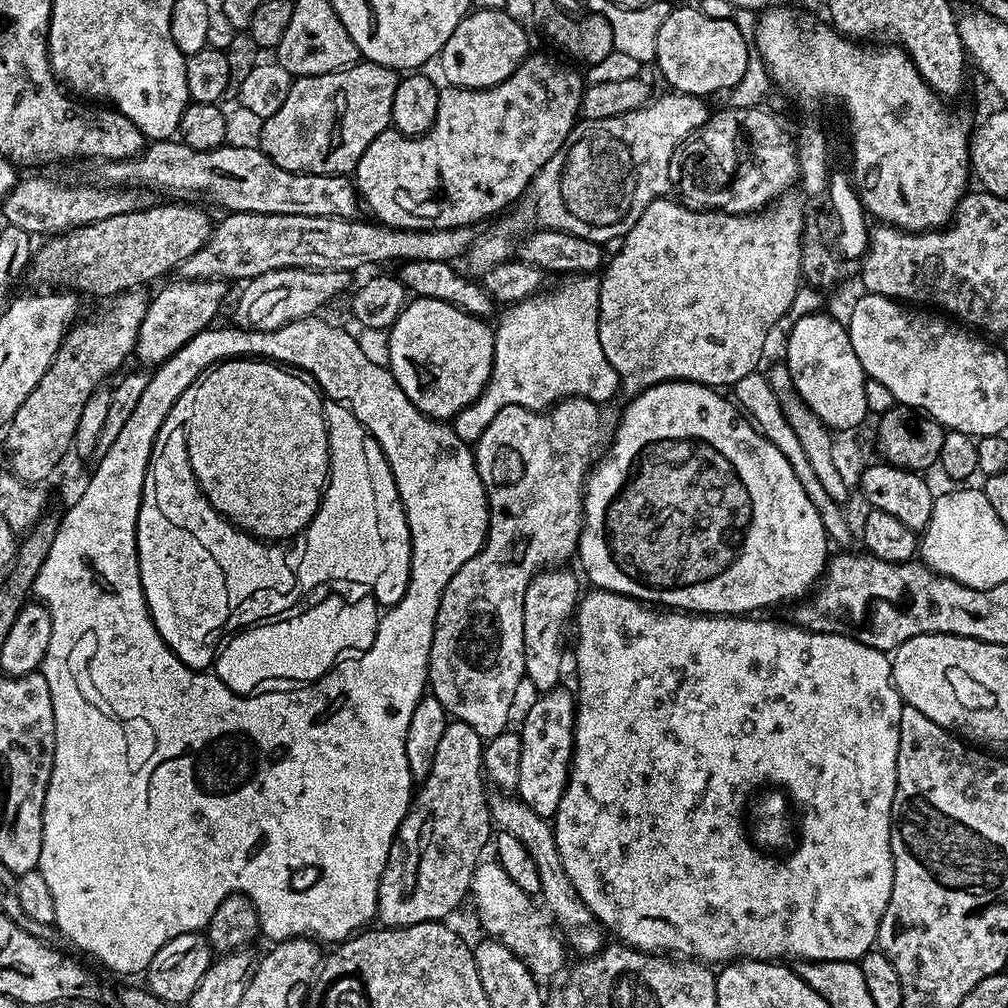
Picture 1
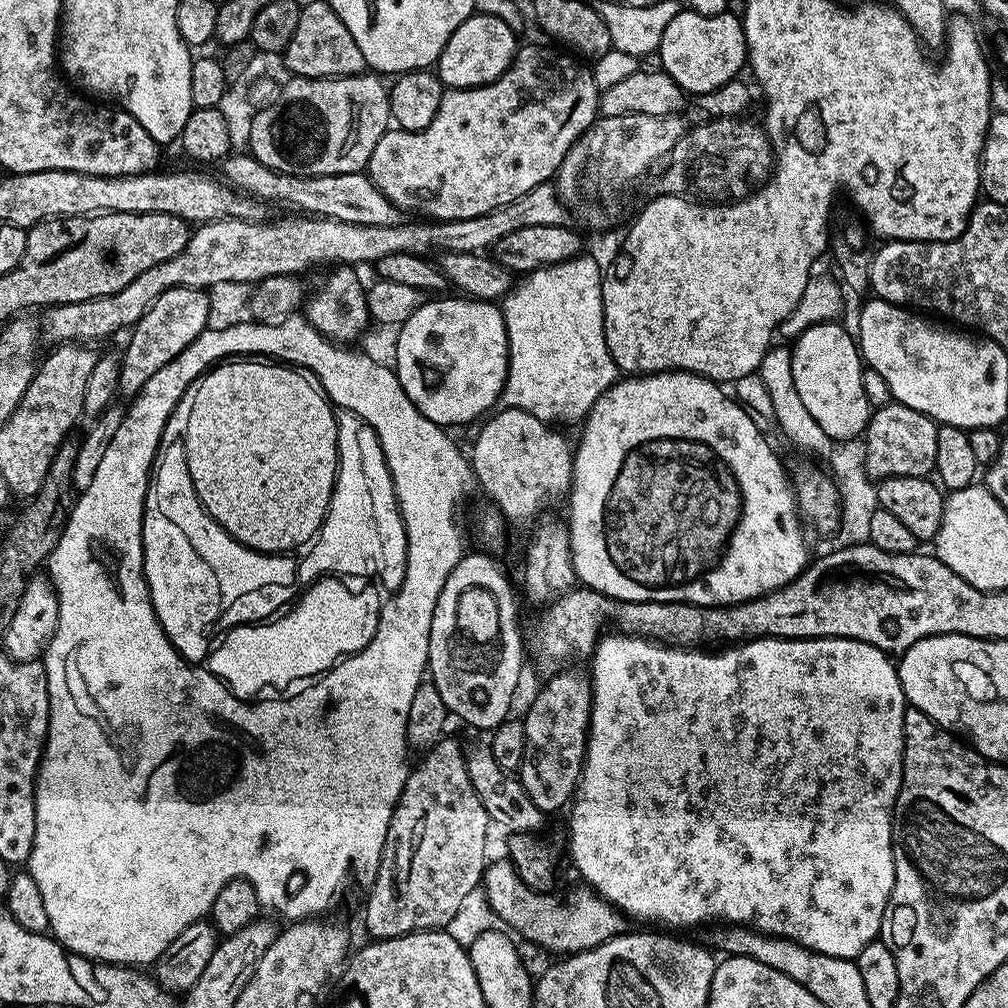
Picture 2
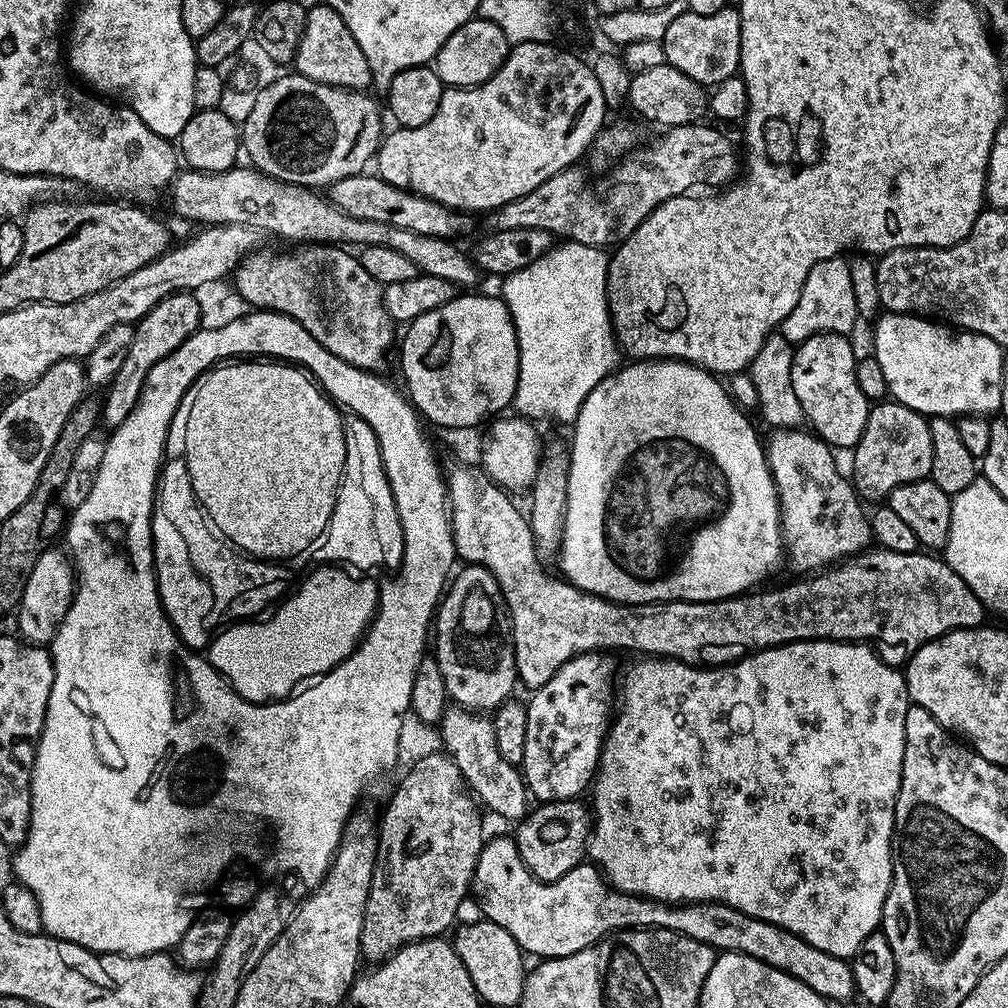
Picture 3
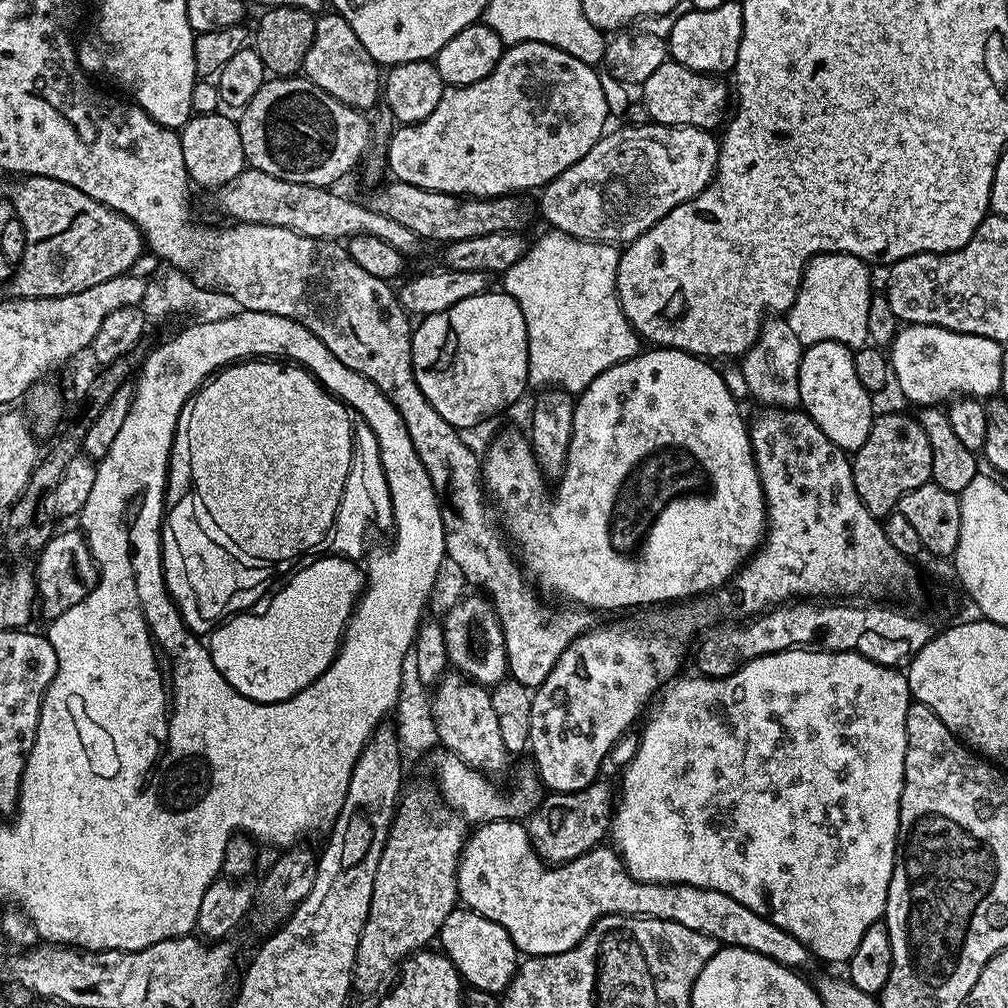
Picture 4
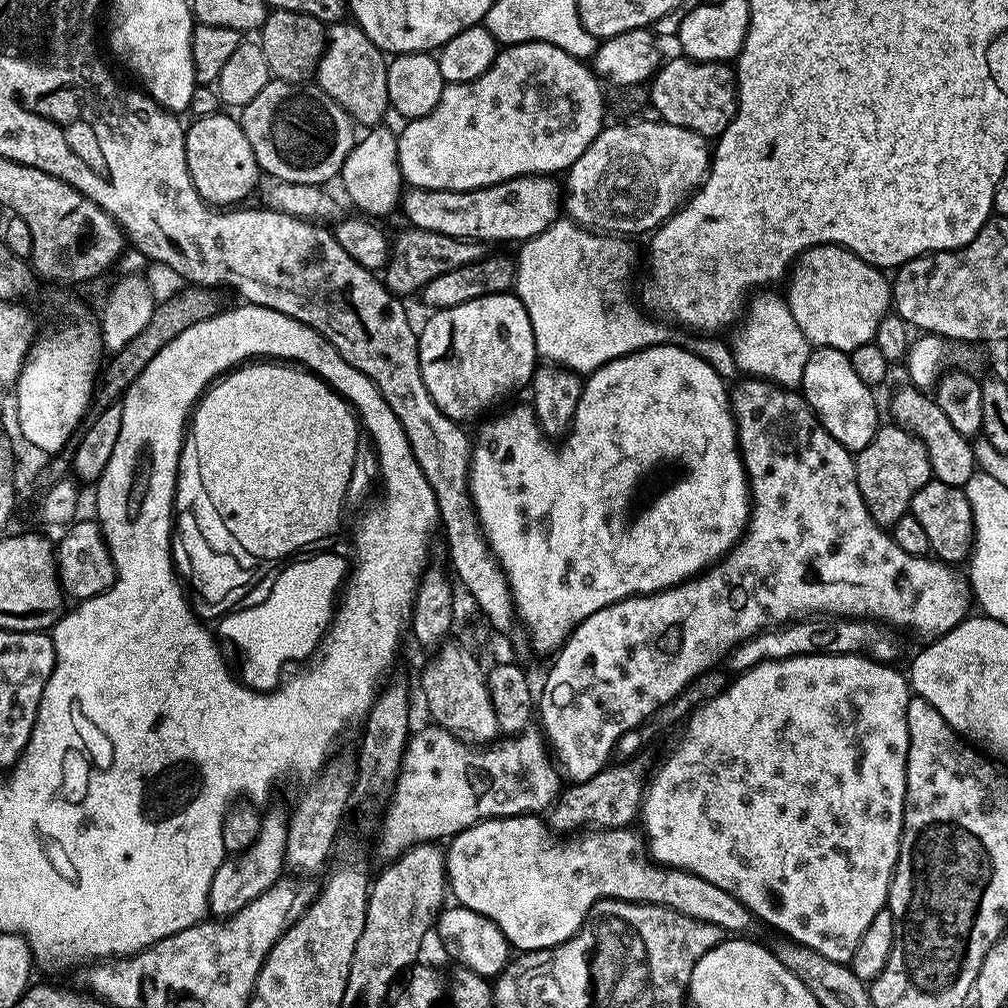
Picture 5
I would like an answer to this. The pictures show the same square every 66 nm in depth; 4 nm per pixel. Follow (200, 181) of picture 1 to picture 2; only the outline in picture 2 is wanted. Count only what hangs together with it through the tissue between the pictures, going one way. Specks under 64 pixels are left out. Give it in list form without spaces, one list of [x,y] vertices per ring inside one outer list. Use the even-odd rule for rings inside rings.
[[[229,154],[219,165],[219,175],[224,183],[233,188],[255,196],[269,205],[280,203],[288,208],[298,208],[298,212],[323,218],[341,220],[358,226],[394,226],[405,223],[405,213],[364,172],[350,174],[326,174],[325,176],[291,176],[285,172],[270,170],[262,166],[251,154]]]

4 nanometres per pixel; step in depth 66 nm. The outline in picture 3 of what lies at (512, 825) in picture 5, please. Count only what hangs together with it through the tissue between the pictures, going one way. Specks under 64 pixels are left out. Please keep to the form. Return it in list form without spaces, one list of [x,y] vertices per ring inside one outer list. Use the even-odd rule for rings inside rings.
[[[511,835],[496,836],[485,843],[480,851],[480,857],[476,863],[476,873],[472,875],[471,891],[476,892],[476,900],[480,903],[483,919],[493,920],[502,930],[510,930],[514,942],[529,957],[555,958],[569,956],[583,948],[589,948],[591,944],[597,944],[603,936],[607,936],[617,930],[625,928],[665,928],[674,930],[686,938],[694,938],[703,944],[709,944],[720,952],[737,952],[746,954],[750,958],[758,958],[758,962],[766,962],[766,966],[774,966],[810,986],[829,1002],[835,1000],[848,1000],[856,996],[854,986],[854,974],[851,963],[843,956],[826,954],[826,950],[818,950],[818,946],[810,946],[798,934],[790,934],[790,930],[774,926],[765,920],[754,918],[750,914],[742,914],[742,910],[734,910],[725,904],[661,904],[658,900],[647,900],[645,896],[630,896],[623,892],[613,890],[608,881],[604,879],[604,873],[591,862],[581,862],[570,874],[562,874],[554,882],[547,884],[534,874],[522,862],[518,854],[518,846]]]

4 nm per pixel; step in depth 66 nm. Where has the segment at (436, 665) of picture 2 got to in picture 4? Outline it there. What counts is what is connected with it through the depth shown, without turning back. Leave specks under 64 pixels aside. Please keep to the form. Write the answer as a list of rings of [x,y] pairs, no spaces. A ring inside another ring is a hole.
[[[480,594],[475,595],[465,595],[459,601],[460,608],[449,607],[443,617],[448,662],[457,673],[473,683],[495,686],[508,676],[508,655],[504,635],[491,600]]]

